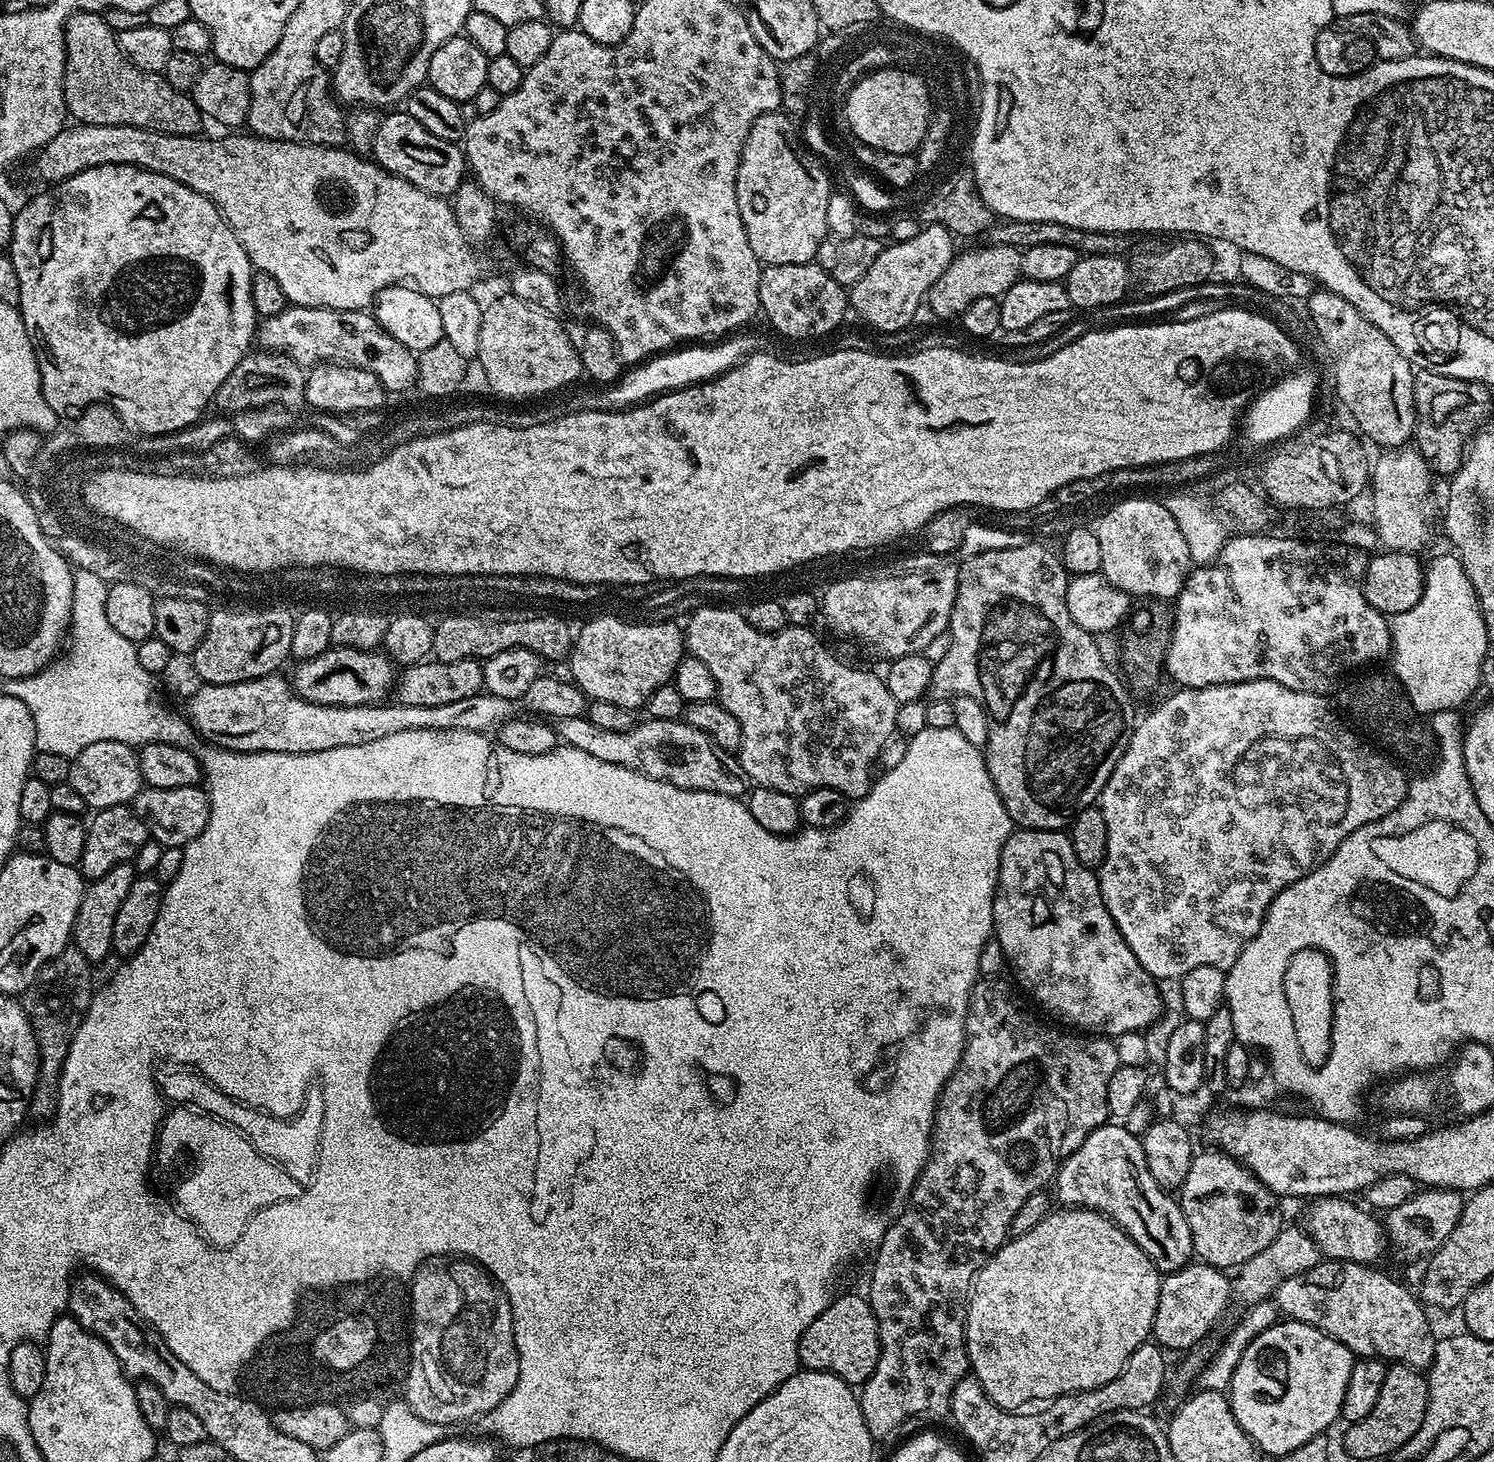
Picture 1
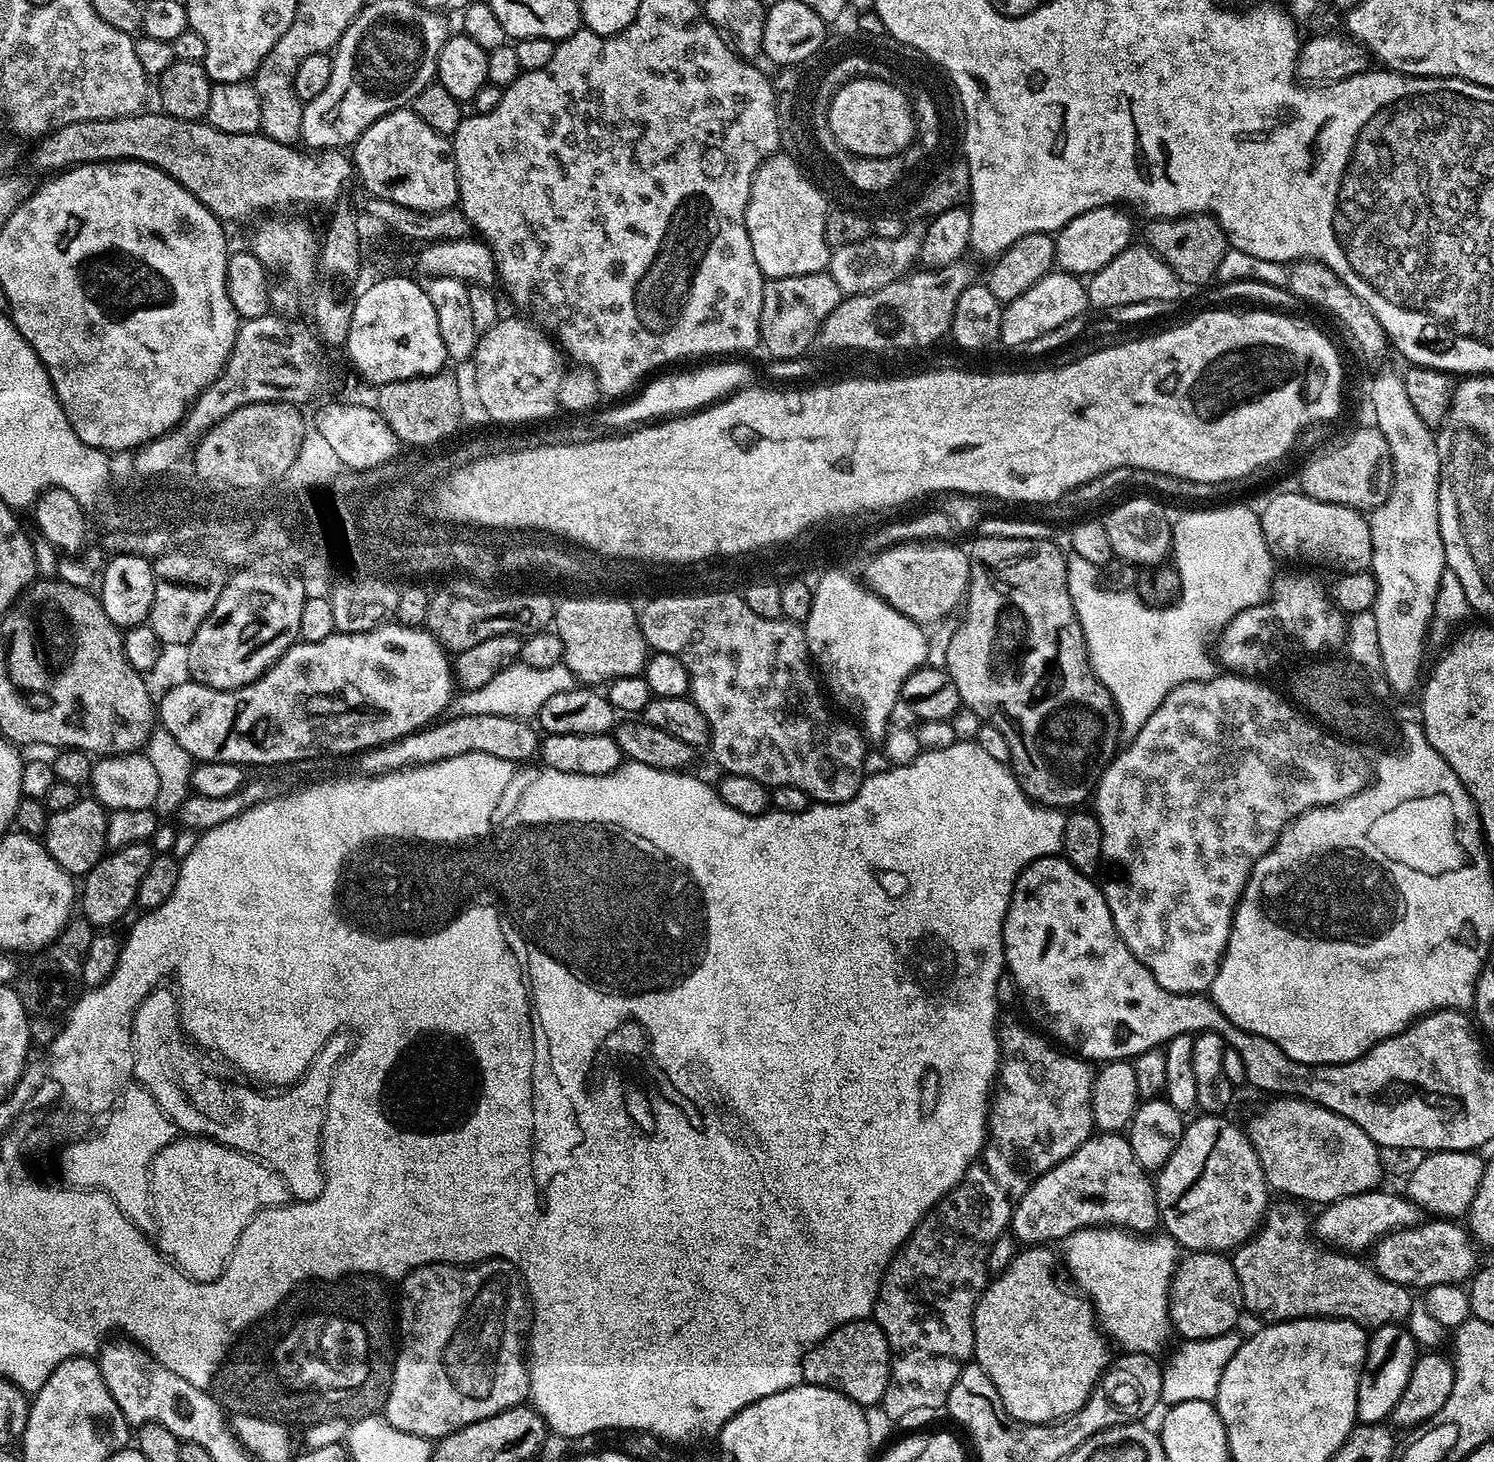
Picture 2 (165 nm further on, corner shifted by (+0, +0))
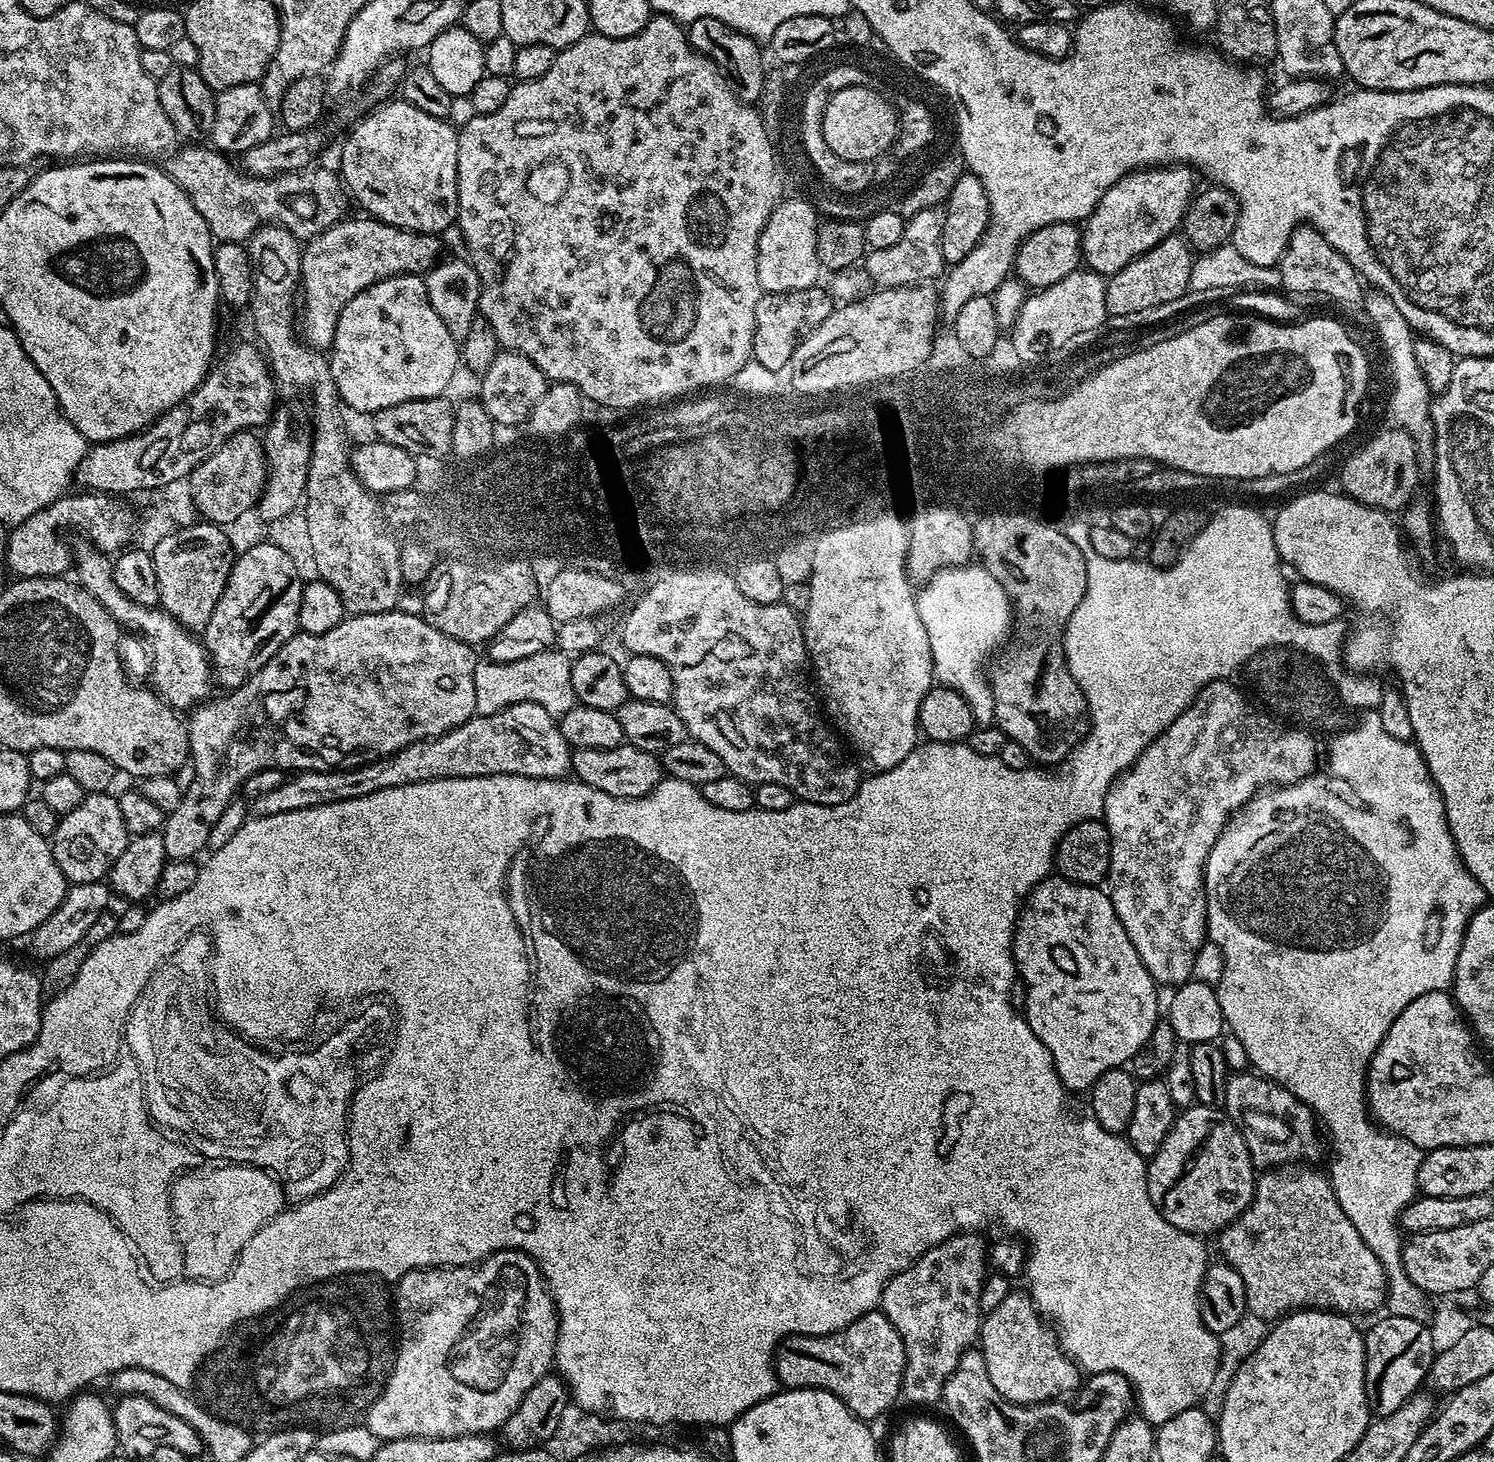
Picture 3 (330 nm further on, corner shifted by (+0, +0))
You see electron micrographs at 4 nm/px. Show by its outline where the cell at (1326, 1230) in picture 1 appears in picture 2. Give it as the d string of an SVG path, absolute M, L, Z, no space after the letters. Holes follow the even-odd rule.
M1448 1218L1429 1221L1414 1228L1397 1228L1376 1241L1370 1264L1378 1275L1409 1290L1425 1290L1435 1284L1459 1285L1473 1275L1477 1249L1469 1233Z

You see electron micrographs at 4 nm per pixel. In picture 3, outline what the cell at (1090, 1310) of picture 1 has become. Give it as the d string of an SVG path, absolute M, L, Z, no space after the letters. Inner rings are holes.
M1009 1291L1008 1297L1003 1299L994 1310L990 1310L981 1319L978 1350L986 1358L986 1374L990 1382L994 1382L994 1390L1002 1394L1012 1404L1047 1404L1055 1401L1063 1392L1072 1392L1081 1387L1082 1372L1072 1357L1067 1356L1060 1347L1053 1329L1042 1319L1032 1304L1032 1298L1027 1291Z

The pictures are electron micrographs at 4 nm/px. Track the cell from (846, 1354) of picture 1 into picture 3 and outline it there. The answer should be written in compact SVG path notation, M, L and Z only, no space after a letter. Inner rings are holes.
M879 1310L867 1312L865 1316L850 1322L850 1326L825 1336L788 1336L776 1345L772 1357L776 1379L785 1389L821 1388L824 1392L832 1392L855 1416L865 1422L872 1422L875 1416L882 1415L895 1400L901 1399L900 1387L905 1362L902 1338Z

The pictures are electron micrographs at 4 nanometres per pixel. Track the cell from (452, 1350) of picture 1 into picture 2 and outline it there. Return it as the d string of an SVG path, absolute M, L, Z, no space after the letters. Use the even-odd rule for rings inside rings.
M485 1260L466 1266L466 1276L478 1276L478 1288L470 1300L398 1300L398 1351L396 1369L392 1372L392 1385L382 1415L398 1430L406 1434L425 1436L430 1442L439 1441L440 1437L457 1432L459 1428L482 1422L482 1418L497 1416L507 1408L523 1405L529 1399L528 1365L526 1363L526 1321L530 1316L530 1301L526 1295L524 1281L516 1267L505 1260Z

